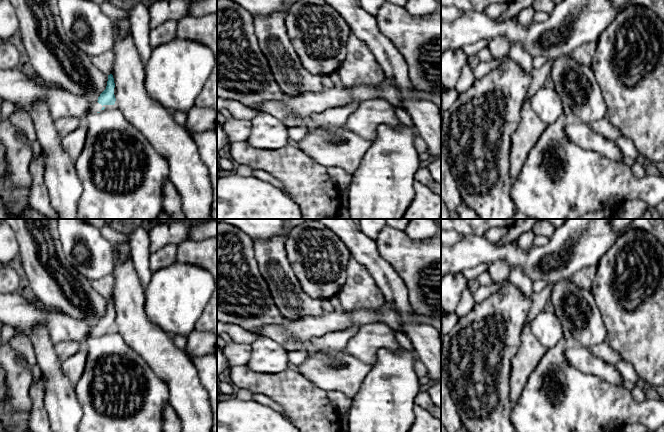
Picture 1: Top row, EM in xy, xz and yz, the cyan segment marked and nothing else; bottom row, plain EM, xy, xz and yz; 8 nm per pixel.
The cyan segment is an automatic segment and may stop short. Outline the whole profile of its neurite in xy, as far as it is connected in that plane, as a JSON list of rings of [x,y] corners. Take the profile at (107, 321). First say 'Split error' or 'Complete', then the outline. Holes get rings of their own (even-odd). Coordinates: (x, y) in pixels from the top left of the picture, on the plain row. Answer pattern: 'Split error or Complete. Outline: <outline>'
Split error. Outline: [[[108,299],[108,305],[106,313],[100,318],[98,321],[98,325],[89,330],[89,338],[90,337],[100,337],[101,334],[105,333],[105,329],[114,329],[116,322],[114,319],[114,302],[113,299]]]

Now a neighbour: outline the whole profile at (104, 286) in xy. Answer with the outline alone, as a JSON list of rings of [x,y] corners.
[[[112,275],[91,281],[92,288],[103,298],[110,299],[113,293],[115,279]]]

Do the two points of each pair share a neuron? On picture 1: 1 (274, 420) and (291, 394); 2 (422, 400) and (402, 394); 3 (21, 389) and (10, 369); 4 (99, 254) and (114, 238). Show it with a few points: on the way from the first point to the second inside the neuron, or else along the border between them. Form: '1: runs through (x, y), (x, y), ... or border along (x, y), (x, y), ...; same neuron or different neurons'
1: border along (286, 416), (290, 421); different neurons
2: border along (420, 392), (416, 396), (414, 404); different neurons
3: runs through (18, 384), (18, 378), (15, 374); same neuron
4: border along (99, 229), (100, 233), (113, 246); different neurons

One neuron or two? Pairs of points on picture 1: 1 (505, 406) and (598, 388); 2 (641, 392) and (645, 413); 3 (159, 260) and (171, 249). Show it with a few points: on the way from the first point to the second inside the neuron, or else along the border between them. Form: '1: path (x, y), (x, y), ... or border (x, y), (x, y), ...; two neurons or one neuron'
1: border (512, 403), (510, 411), (511, 421); two neurons
2: border (630, 390), (637, 401), (643, 401), (651, 394); two neurons
3: path (162, 257), (168, 252); one neuron

